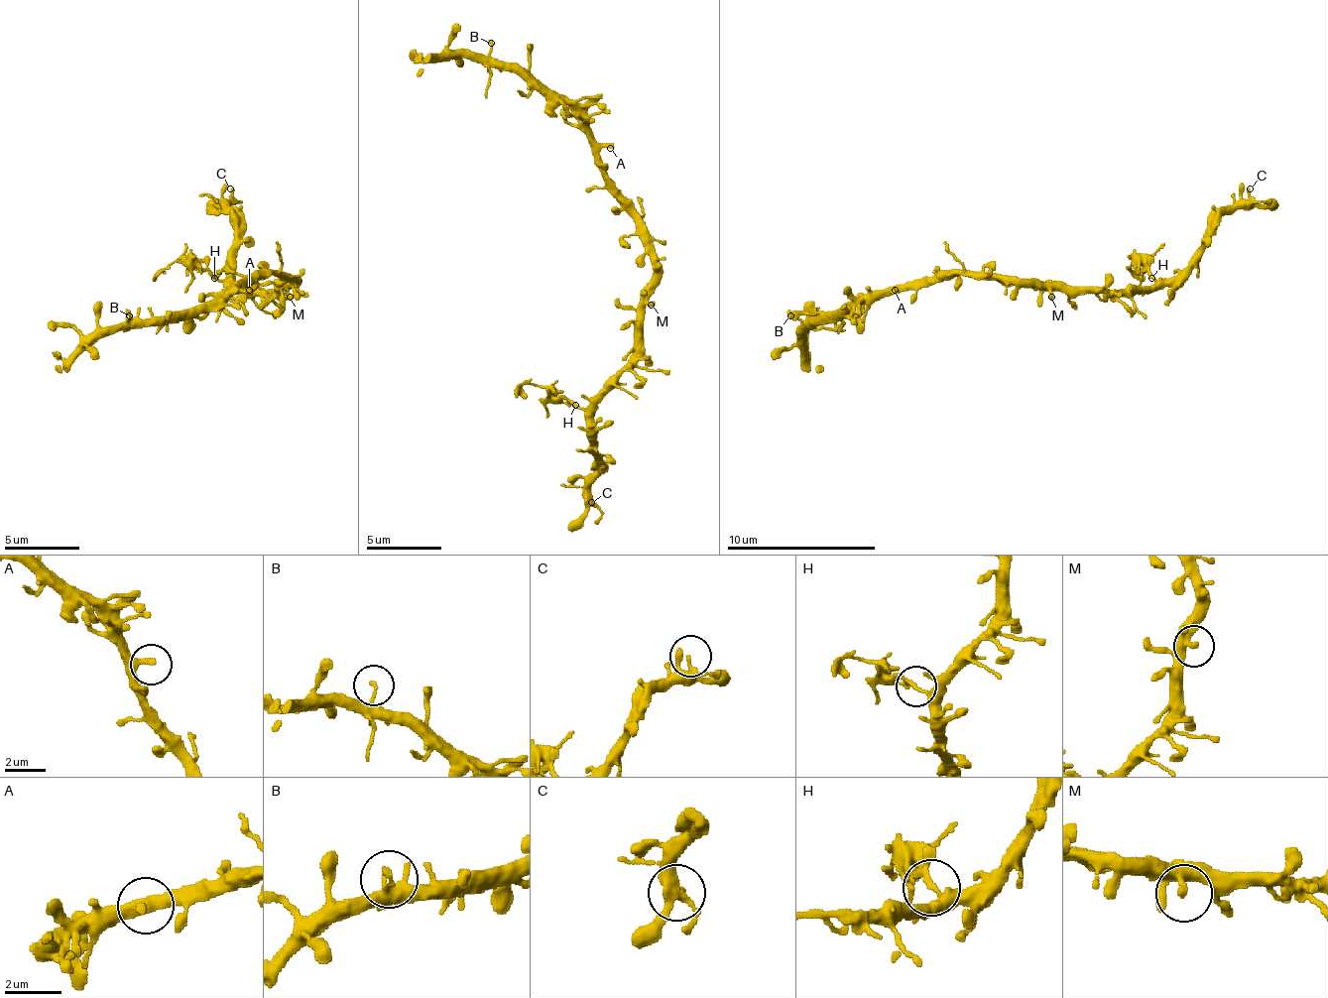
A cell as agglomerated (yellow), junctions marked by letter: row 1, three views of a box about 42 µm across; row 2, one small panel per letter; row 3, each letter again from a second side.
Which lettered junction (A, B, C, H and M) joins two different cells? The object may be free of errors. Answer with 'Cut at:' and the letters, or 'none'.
Cut at: H

